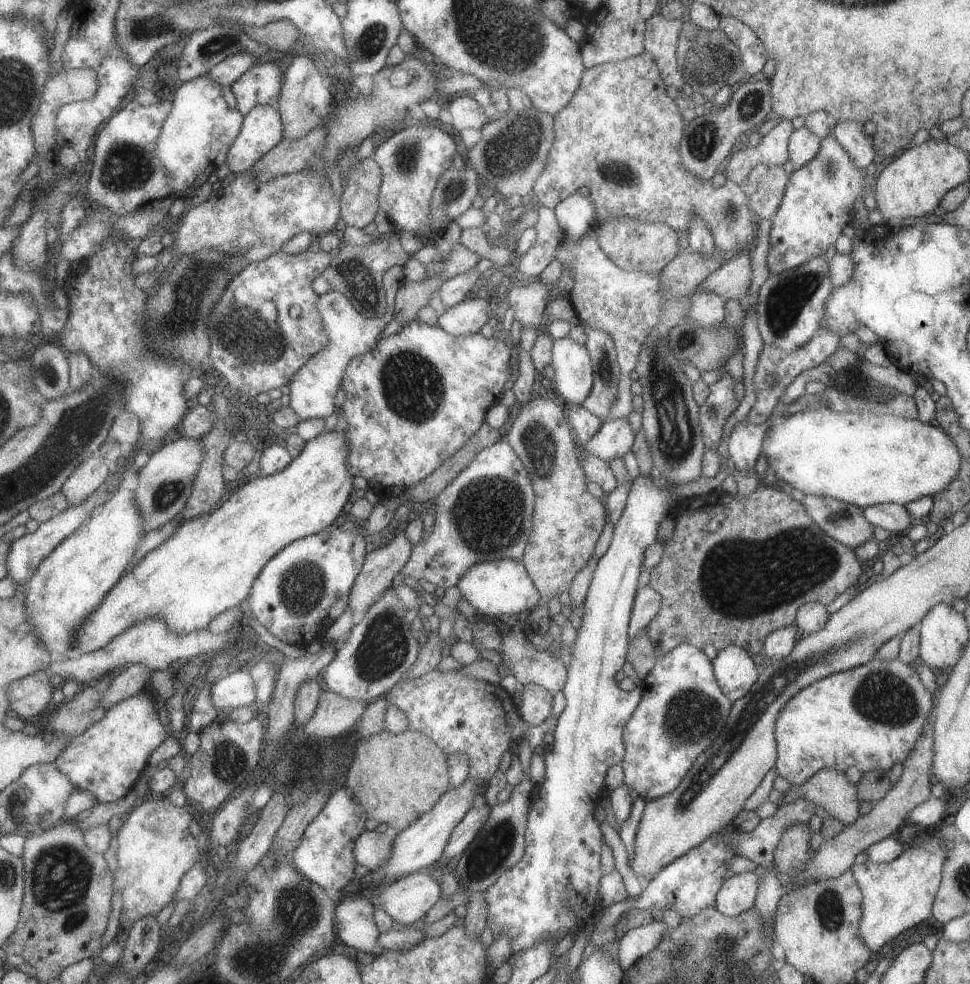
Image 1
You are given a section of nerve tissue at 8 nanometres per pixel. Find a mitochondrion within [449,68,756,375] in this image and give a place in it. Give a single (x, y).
(507, 152)

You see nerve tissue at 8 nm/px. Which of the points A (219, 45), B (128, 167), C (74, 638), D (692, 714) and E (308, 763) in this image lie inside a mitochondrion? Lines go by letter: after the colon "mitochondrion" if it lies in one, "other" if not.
A: mitochondrion
B: mitochondrion
C: other
D: mitochondrion
E: mitochondrion

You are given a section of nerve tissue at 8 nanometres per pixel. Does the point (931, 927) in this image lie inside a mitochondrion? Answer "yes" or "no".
no

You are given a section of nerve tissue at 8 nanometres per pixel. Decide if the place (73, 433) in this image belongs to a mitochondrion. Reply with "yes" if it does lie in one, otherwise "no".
yes

